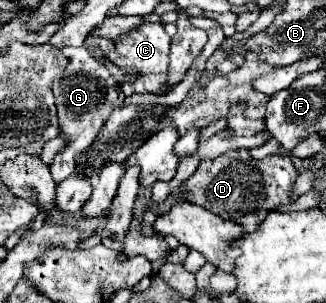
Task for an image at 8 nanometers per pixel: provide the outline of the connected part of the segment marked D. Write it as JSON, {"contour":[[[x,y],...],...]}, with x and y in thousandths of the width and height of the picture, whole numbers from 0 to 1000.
{"contour":[[[755,488],[712,495],[663,528],[626,528],[601,568],[558,607],[546,660],[583,667],[595,680],[632,686],[638,700],[681,713],[687,726],[724,733],[748,766],[785,766],[804,726],[853,680],[896,673],[902,601],[914,568],[883,515],[816,515],[810,528],[779,528]]]}

